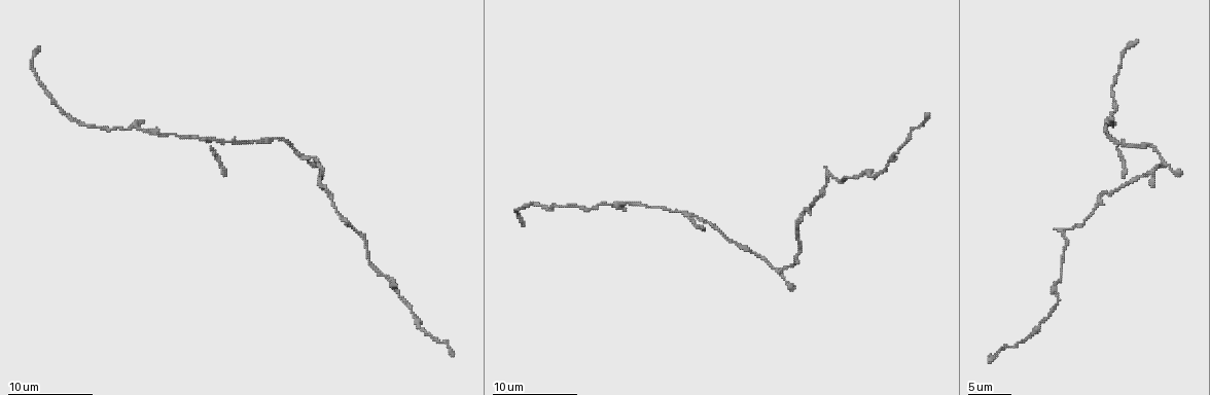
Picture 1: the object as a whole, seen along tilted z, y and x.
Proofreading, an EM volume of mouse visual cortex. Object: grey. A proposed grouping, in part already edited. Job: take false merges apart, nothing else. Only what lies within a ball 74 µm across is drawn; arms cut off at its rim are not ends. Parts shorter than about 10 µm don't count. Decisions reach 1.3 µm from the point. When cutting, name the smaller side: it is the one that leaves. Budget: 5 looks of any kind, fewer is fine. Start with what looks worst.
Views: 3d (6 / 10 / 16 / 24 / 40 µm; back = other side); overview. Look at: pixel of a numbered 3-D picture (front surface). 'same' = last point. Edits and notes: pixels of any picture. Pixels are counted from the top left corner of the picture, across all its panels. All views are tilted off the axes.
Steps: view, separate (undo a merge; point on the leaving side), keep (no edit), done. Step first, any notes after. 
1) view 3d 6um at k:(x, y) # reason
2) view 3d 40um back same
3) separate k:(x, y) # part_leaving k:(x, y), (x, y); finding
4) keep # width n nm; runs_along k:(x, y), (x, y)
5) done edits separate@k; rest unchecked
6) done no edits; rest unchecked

view 3d 10um at 1:(355, 229) # three arms meet

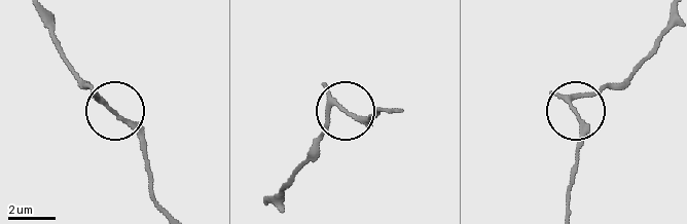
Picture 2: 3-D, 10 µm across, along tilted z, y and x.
view 3d 6um at 2:(574, 113)

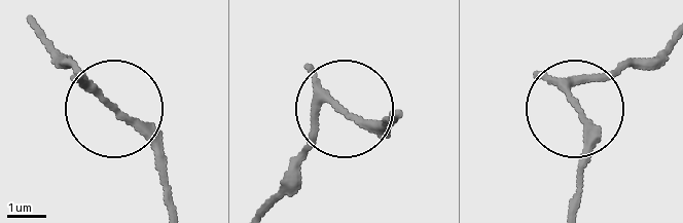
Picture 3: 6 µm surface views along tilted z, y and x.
keep # width 140 nm; runs_along 3:(283, 198), (321, 112), (339, 107), (367, 124), (391, 117); one neuron here

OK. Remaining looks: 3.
view 3d 6um at 1:(1115, 140) # three-way junction

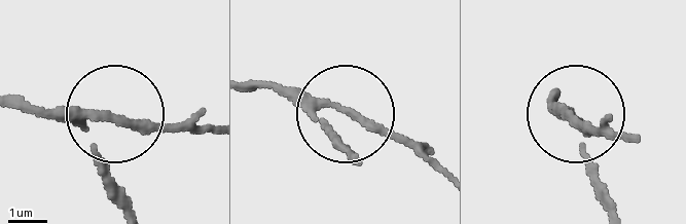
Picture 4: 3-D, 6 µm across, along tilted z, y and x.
view 3d 6um back at 4:(111, 118)

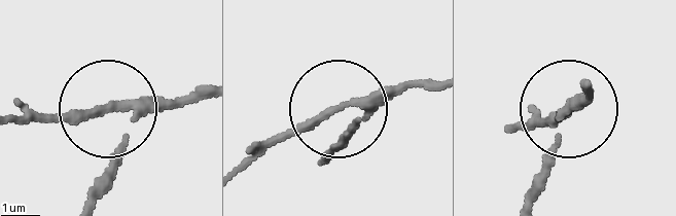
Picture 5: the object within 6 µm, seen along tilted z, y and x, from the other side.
keep # runs_along 5:(242, 169), (340, 109), (427, 85); continuous, no second neuron

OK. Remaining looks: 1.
view 3d 10um at 1:(870, 177) # sudden change in width

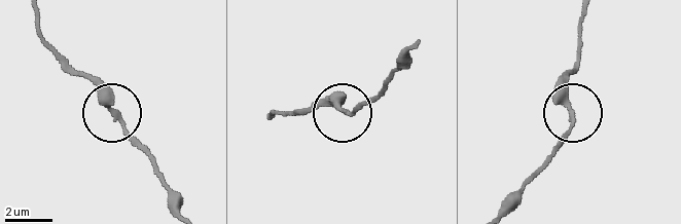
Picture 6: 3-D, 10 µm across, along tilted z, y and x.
keep # runs_along 6:(581, 15), (579, 59), (567, 83), (571, 126), (553, 155); all the same neuron

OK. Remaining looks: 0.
done no edits; rest unchecked

